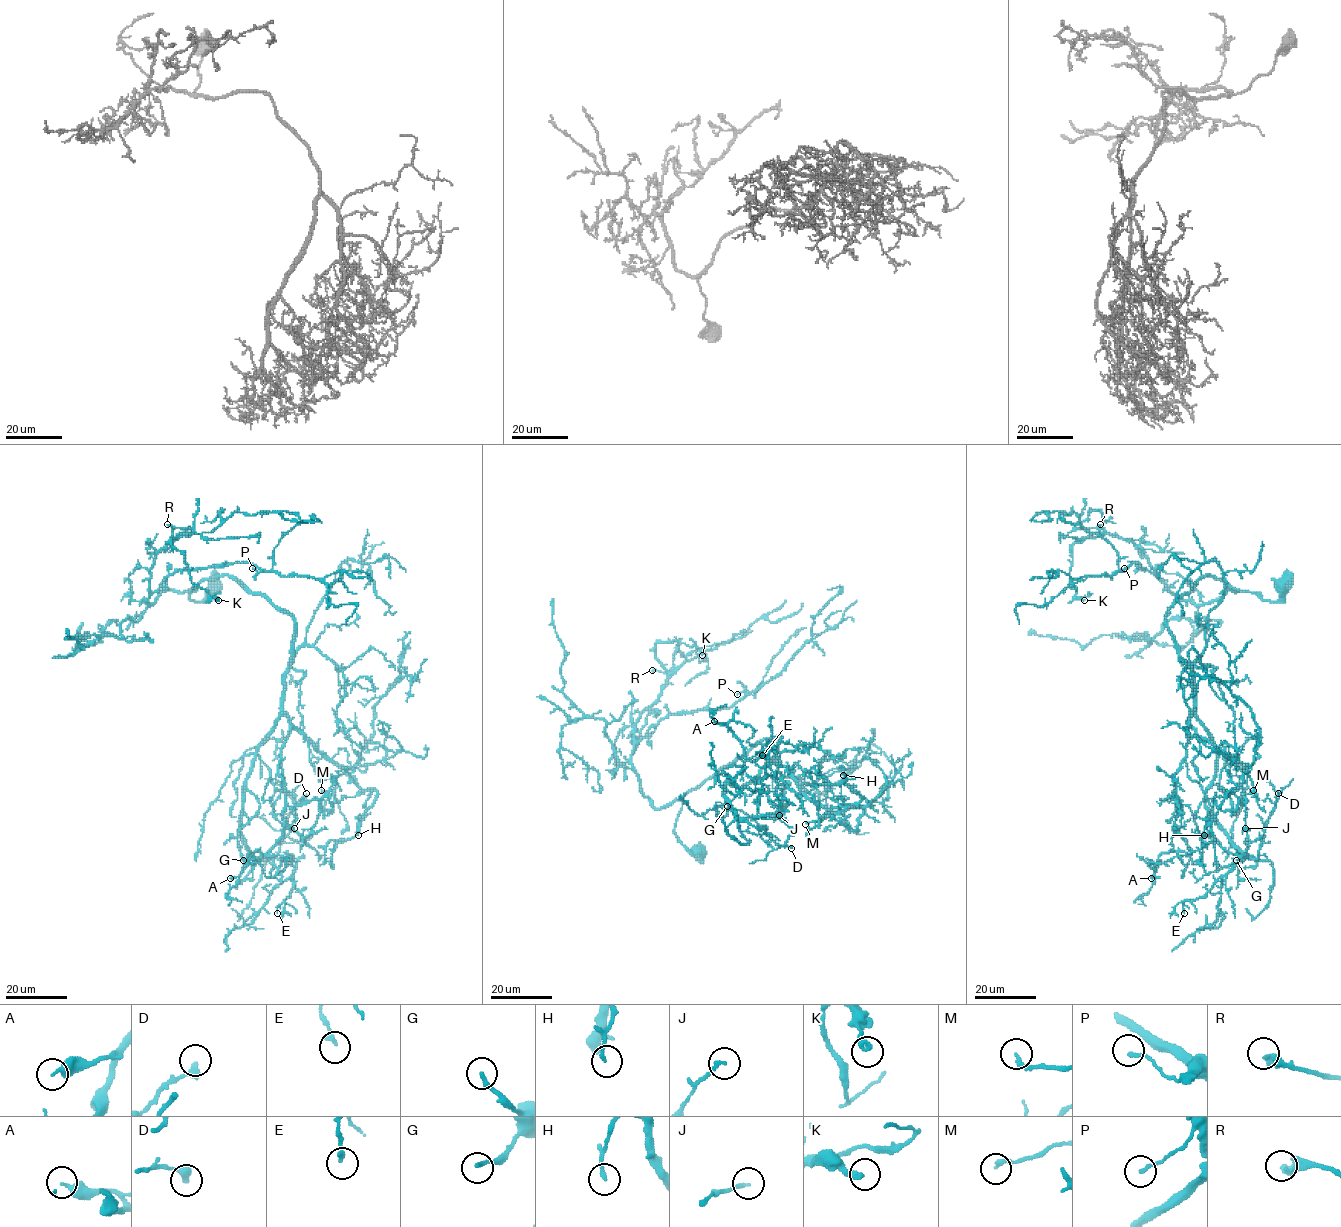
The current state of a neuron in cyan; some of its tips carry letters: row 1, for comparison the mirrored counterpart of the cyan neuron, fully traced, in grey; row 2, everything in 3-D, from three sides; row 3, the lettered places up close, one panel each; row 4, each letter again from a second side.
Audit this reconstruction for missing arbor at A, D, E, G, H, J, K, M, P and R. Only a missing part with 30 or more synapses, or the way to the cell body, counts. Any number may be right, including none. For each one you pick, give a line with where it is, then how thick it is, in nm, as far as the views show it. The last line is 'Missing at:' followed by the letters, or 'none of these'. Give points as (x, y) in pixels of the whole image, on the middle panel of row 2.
Missing at: none of these

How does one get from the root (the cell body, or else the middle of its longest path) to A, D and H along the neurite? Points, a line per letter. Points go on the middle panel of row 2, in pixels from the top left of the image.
A: (698, 852), (674, 831), (682, 798), (763, 740), (779, 744), (768, 764), (766, 744), (750, 760), (714, 721)
D: (698, 852), (674, 831), (682, 798), (776, 737), (753, 779), (728, 776), (725, 800), (791, 848)
H: (698, 852), (674, 831), (682, 798), (763, 740), (779, 737), (767, 764), (831, 813), (861, 798), (843, 775)

